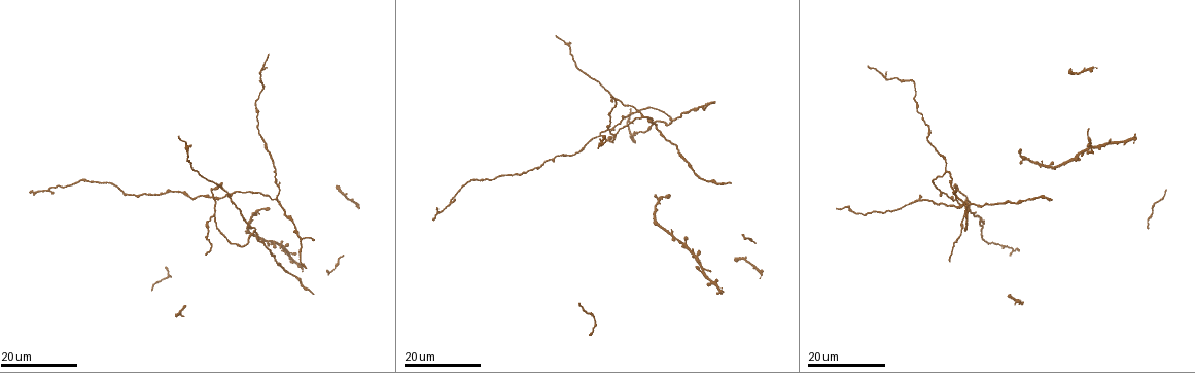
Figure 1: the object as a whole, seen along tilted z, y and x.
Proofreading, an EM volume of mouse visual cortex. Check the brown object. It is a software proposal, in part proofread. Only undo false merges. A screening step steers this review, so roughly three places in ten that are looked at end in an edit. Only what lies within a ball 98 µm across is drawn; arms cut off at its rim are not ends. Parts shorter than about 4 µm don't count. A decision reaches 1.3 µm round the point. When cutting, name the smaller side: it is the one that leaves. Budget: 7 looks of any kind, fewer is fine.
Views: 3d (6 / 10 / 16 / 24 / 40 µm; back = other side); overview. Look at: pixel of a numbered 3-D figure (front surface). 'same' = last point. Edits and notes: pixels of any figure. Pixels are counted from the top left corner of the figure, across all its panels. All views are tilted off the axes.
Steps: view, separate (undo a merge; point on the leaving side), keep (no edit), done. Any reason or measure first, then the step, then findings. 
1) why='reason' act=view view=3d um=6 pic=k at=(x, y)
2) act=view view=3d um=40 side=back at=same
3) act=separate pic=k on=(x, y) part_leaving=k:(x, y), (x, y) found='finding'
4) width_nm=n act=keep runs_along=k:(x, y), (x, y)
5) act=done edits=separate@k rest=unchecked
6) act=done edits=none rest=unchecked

why='a fork' act=view view=3d um=16 pic=1 at=(612, 139)

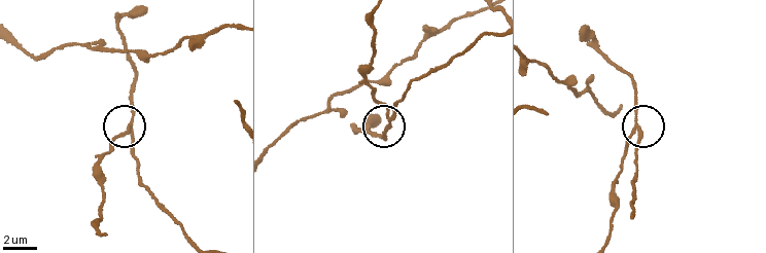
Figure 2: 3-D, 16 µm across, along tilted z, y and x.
act=view view=3d um=10 pic=2 at=(130, 126)

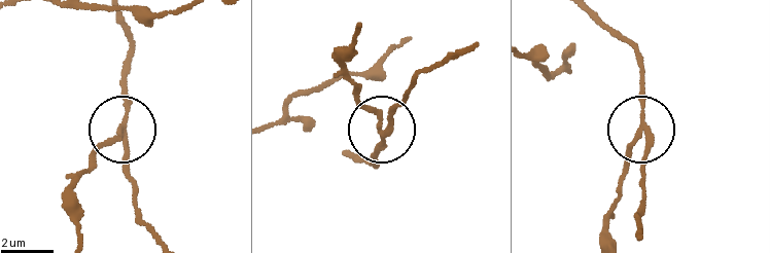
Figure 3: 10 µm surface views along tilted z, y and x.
side_arm_um=41 act=separate pic=3 on=(95, 145) part_leaving=3:(117, 130), (76, 187), (76, 240) found='two neurons meet here'

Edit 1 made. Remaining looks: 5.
act=view view=overview

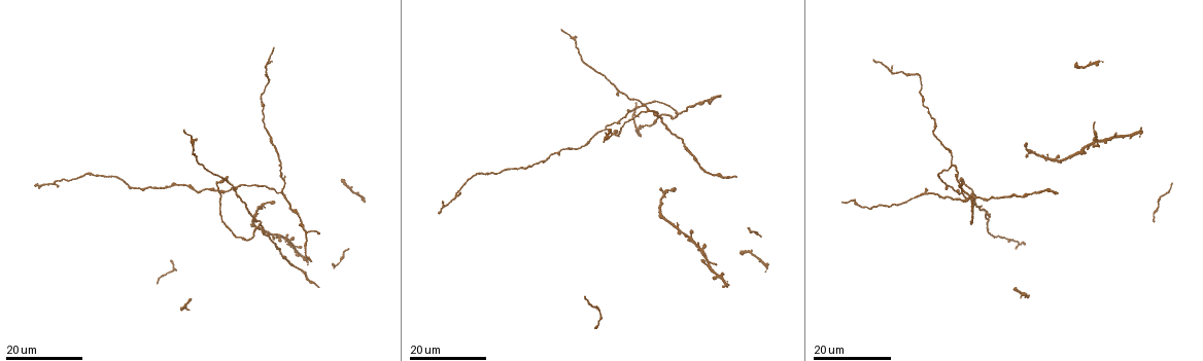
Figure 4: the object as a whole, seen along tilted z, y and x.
why='two arms in line, one across' act=view view=3d um=16 pic=4 at=(208, 188)

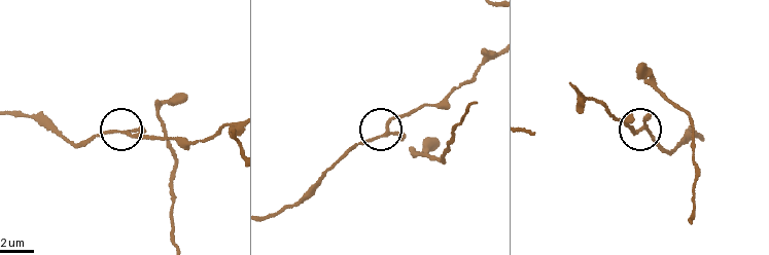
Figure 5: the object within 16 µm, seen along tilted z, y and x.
act=view view=3d um=10 pic=5 at=(641, 130)

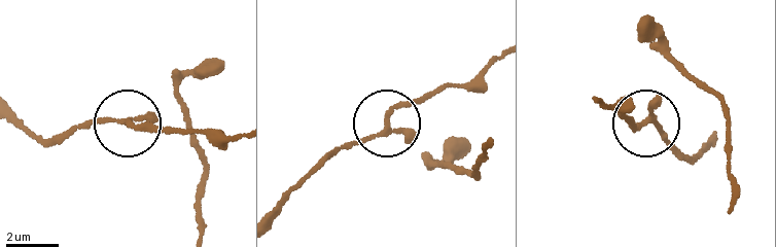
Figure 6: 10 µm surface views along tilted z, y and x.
act=keep runs_along=6:(199, 234), (201, 156), (185, 120), (95, 119), (53, 140) found='one neuron here'

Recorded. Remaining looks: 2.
why='arms part here' act=view view=3d um=24 pic=4 at=(676, 113)

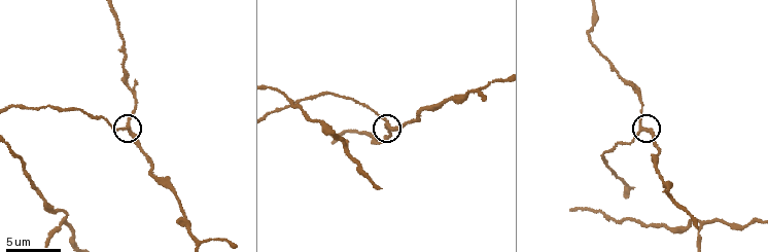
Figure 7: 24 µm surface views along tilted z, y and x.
act=view view=3d um=10 pic=7 at=(388, 124)

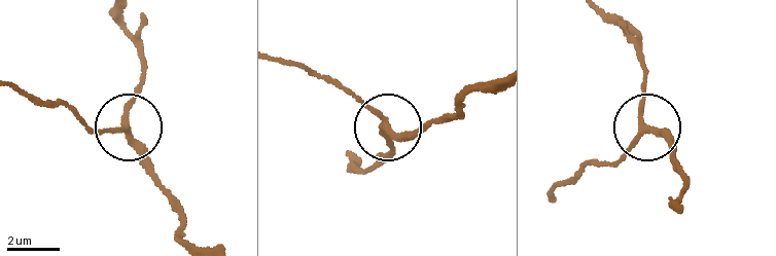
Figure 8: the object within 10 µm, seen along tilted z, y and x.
side_arm_um=23 act=keep runs_along=8:(15, 88), (71, 107), (99, 130), (122, 130), (155, 180) found='continuous, no second neuron'

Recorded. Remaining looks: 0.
act=done edits=separate@3 rest=unchecked

